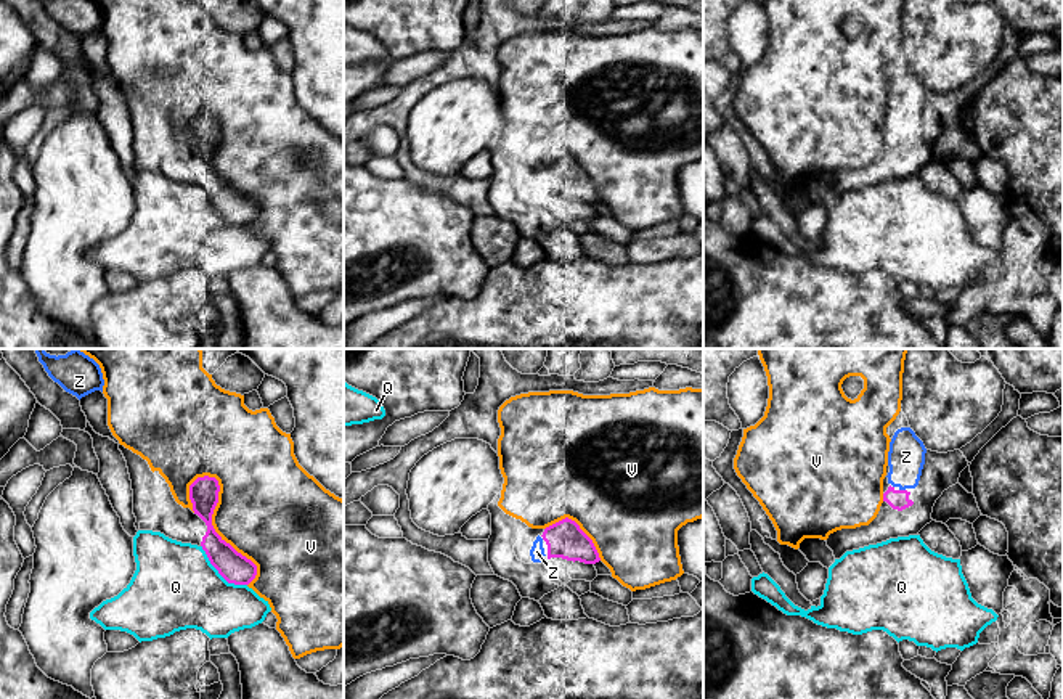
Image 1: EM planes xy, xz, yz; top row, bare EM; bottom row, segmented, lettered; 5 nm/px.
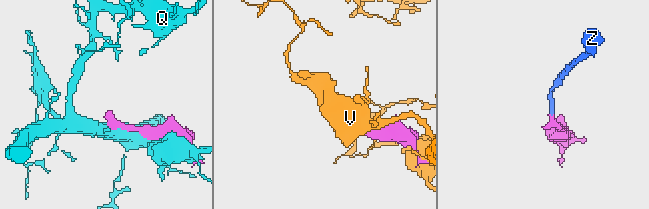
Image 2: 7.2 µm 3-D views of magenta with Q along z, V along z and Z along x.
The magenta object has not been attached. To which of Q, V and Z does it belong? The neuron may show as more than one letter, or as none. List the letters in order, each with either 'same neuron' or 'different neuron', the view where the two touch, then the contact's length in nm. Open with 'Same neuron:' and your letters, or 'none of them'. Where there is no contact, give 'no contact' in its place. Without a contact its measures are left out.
Same neuron: Z
Q: different neuron | xy | 300 nm
V: different neuron | xy | 600 nm
Z: same neuron | yz | 30 nm

